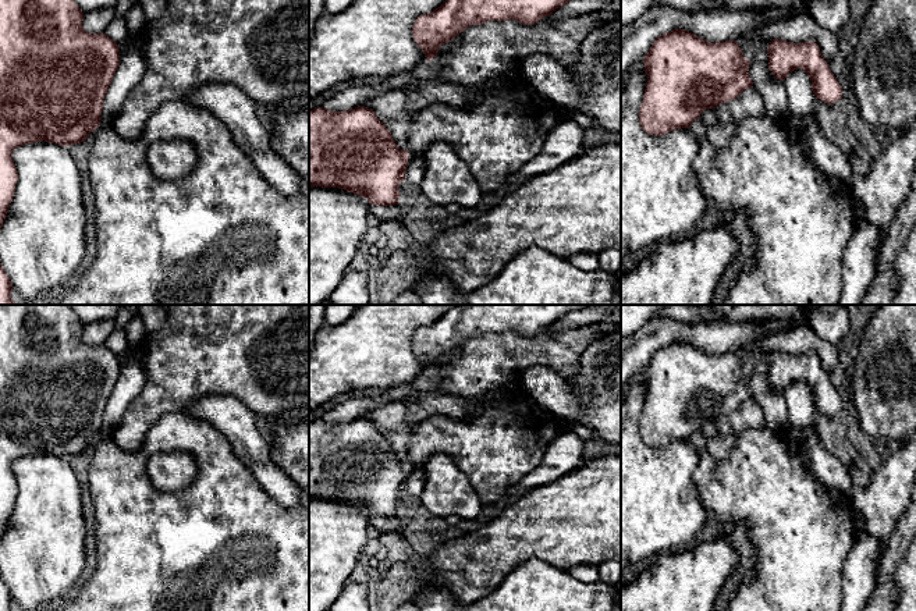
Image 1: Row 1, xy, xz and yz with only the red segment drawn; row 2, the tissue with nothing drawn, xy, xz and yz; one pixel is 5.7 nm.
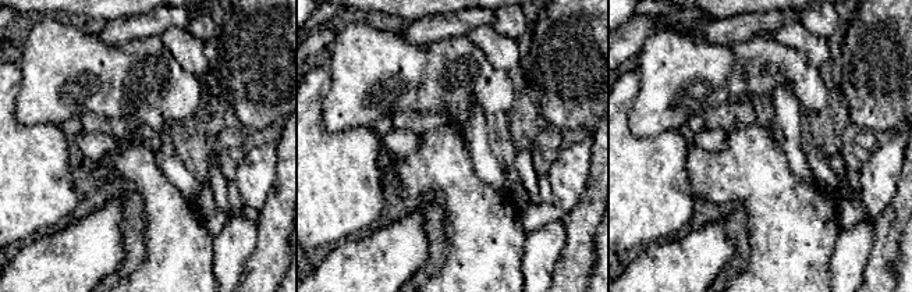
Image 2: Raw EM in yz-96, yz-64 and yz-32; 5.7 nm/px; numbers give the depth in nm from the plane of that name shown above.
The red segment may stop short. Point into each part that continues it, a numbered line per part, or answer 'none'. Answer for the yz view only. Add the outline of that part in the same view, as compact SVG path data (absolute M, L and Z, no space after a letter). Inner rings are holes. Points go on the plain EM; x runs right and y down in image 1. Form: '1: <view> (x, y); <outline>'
1: yz (751, 359); M743 351L735 352L742 360L743 369L752 373L759 363L767 363L770 351Z

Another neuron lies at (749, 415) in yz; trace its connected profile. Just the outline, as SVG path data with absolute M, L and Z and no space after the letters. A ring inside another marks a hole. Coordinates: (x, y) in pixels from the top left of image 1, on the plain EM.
M748 399L736 411L717 418L716 424L720 434L738 437L750 429L766 429L766 419L760 405Z

